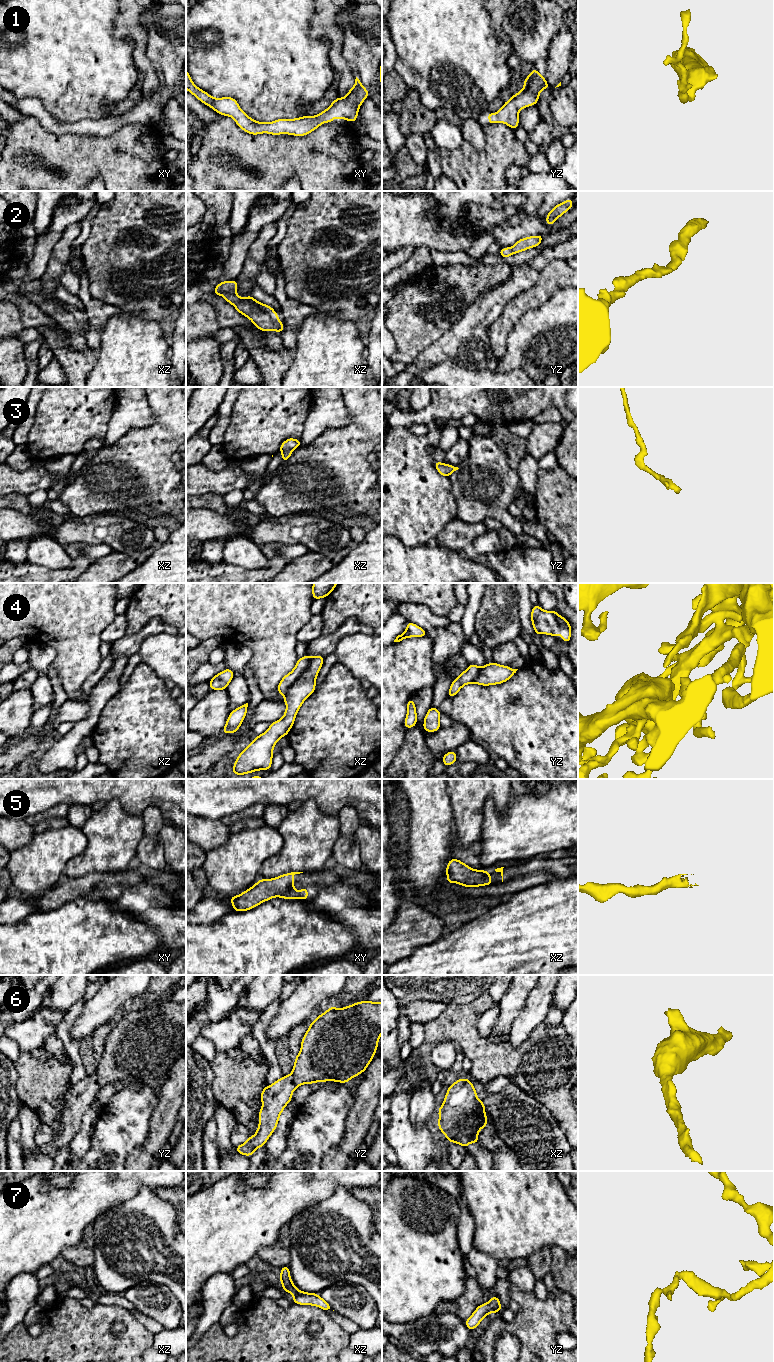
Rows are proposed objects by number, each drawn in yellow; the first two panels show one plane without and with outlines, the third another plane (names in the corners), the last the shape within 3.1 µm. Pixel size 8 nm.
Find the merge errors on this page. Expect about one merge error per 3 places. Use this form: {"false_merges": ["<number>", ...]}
{"false_merges": []}

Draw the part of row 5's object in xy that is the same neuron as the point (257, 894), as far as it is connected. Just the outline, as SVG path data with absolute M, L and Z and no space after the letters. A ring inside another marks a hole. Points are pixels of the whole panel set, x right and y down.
M291 872L272 879L259 879L256 884L240 895L229 898L229 902L234 907L232 911L242 912L253 909L273 897L308 900L307 887L299 892L294 889L294 875L300 873L303 872Z

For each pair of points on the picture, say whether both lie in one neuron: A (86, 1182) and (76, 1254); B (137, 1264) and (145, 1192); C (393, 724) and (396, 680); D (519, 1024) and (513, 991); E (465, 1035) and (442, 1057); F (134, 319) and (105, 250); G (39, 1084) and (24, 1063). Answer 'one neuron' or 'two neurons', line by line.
A: two neurons
B: one neuron
C: one neuron
D: two neurons
E: two neurons
F: two neurons
G: one neuron

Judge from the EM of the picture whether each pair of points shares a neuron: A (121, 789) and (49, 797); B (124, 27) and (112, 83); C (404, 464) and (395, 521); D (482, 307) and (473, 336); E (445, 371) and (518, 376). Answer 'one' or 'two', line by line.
A: one
B: two
C: one
D: one
E: one

